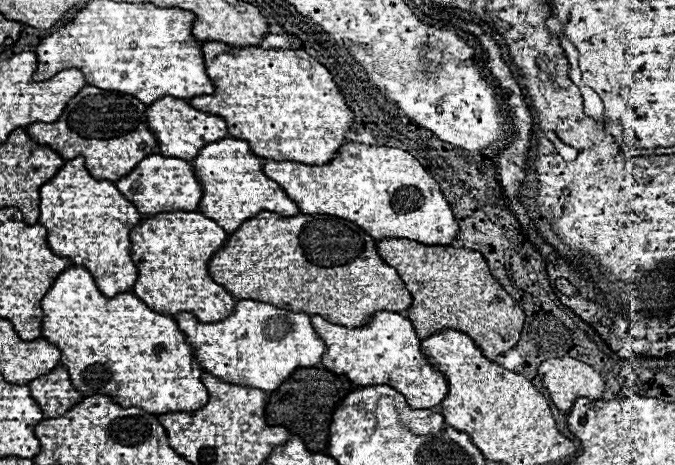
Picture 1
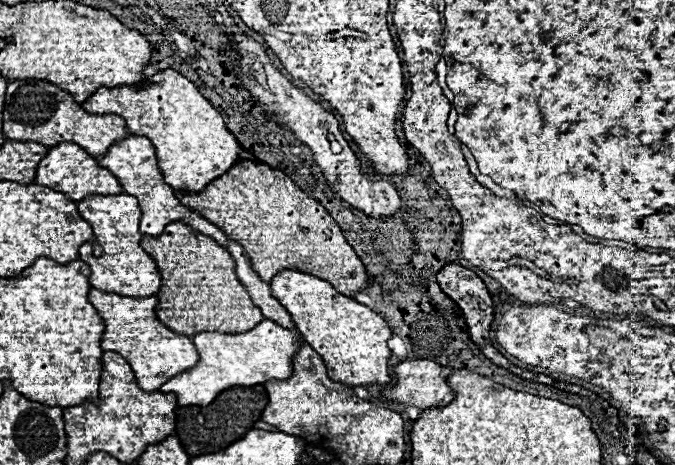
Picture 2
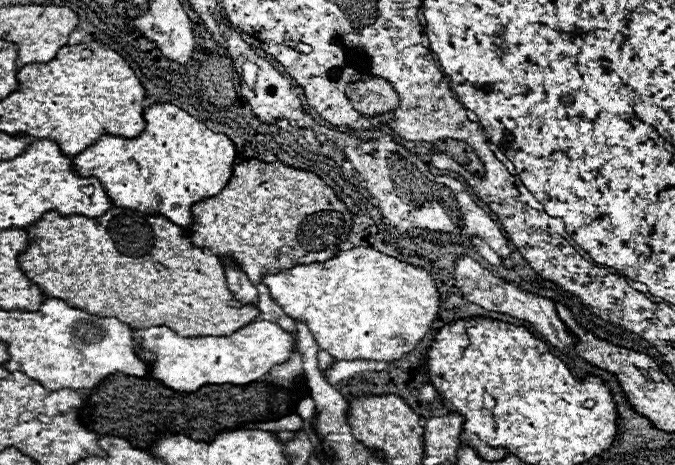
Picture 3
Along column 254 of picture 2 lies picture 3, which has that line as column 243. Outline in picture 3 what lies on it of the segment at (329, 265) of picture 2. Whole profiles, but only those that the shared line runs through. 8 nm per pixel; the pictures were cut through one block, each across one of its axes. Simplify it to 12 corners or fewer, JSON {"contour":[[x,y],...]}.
{"contour":[[252,158],[184,232],[258,288],[336,256],[352,214],[316,174]]}

